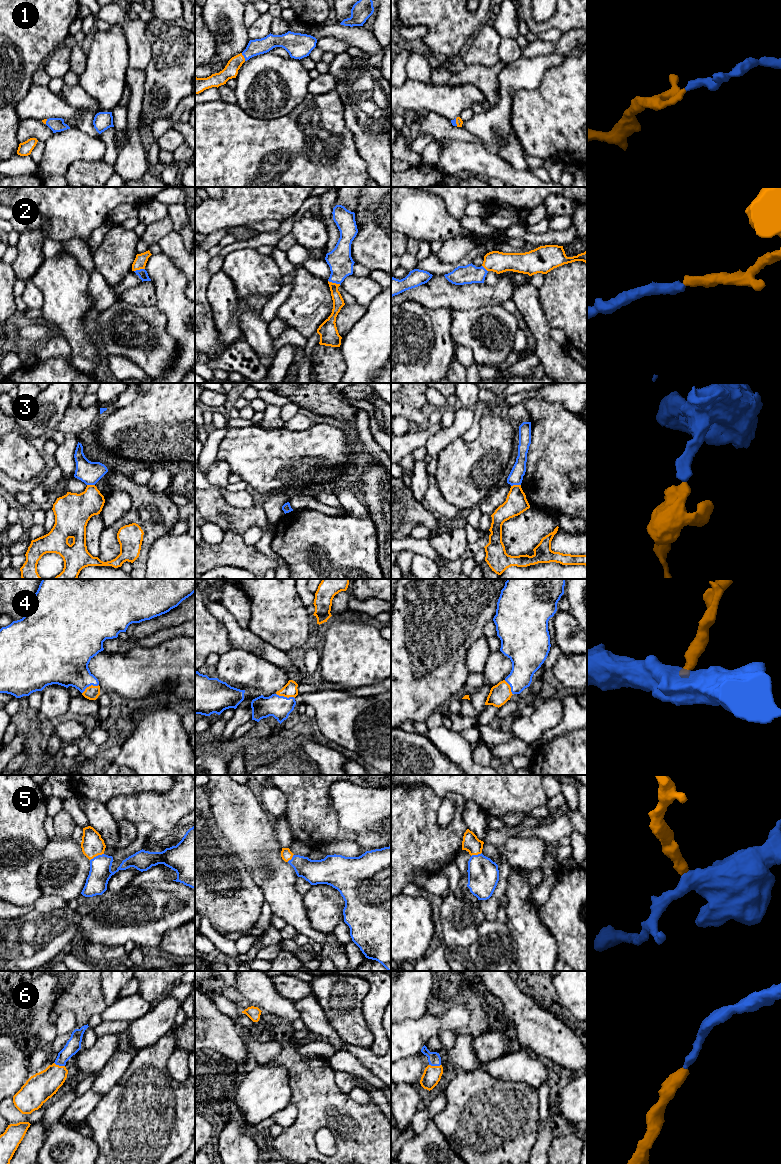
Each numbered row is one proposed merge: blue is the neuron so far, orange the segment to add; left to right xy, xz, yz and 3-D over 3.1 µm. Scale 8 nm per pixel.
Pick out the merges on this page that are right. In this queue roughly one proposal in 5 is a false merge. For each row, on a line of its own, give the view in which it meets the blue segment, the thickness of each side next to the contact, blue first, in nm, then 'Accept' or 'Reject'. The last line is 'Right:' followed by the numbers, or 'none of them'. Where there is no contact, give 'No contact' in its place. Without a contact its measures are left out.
1: Touches blue in xz. Thickness 130 nm (blue) against 120 nm. Accept
2: Touches blue in xz. Thickness 190 nm (blue) against 90 nm. Accept
3: Touches blue in yz. Thickness 120 nm (blue) against 180 nm. Reject
4: Touches blue in xz. Thickness 180 nm (blue) against 110 nm. Accept
5: Touches blue in xy. Thickness 180 nm (blue) against 180 nm. Accept
6: Touches blue in yz. Thickness 110 nm (blue) against 140 nm. Accept
Right: 1, 2, 4, 5, 6

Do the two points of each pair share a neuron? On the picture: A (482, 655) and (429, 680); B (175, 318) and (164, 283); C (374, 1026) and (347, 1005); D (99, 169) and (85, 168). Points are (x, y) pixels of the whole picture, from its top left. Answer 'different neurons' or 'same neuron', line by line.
A: different neurons
B: same neuron
C: different neurons
D: same neuron

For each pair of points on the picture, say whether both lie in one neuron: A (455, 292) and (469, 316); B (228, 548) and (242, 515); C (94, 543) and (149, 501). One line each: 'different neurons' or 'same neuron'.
A: different neurons
B: different neurons
C: different neurons

